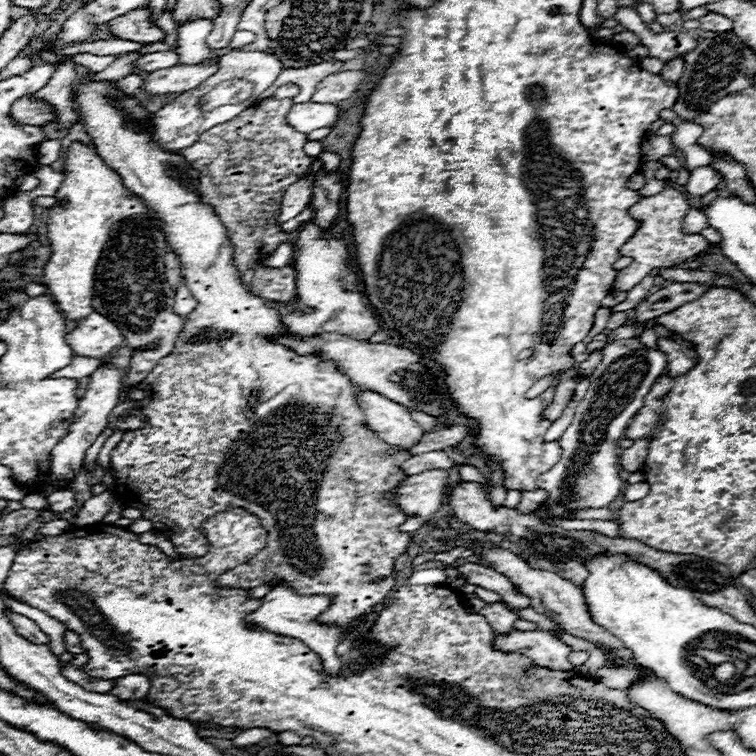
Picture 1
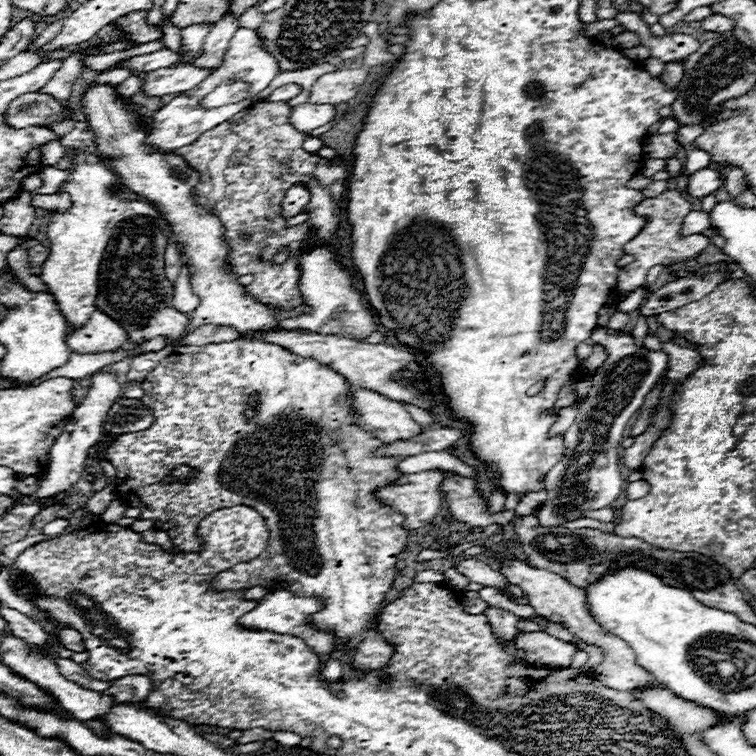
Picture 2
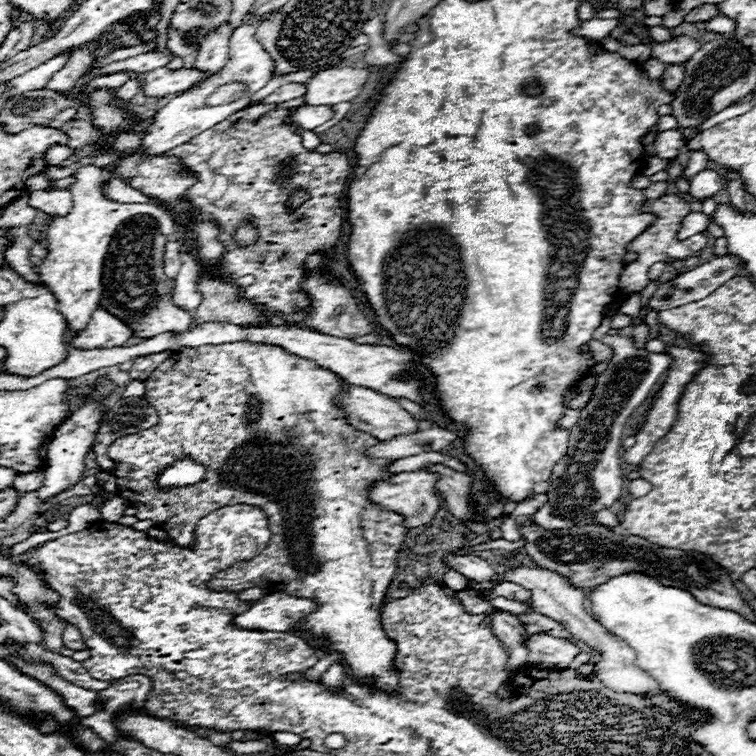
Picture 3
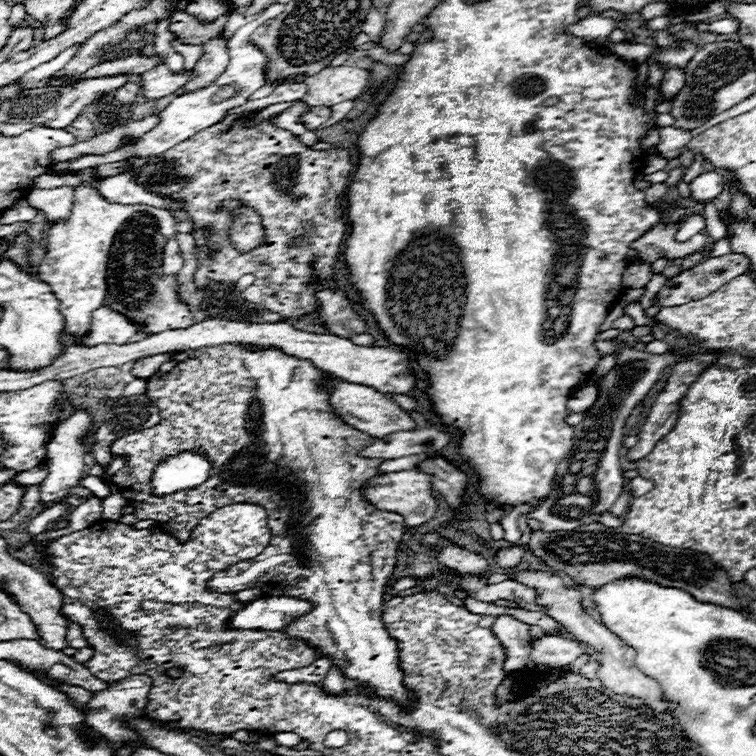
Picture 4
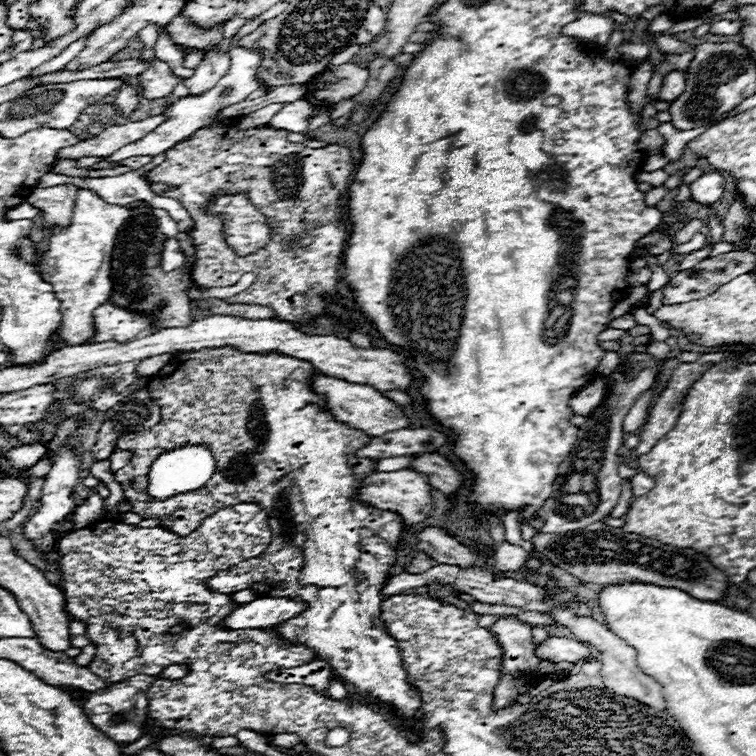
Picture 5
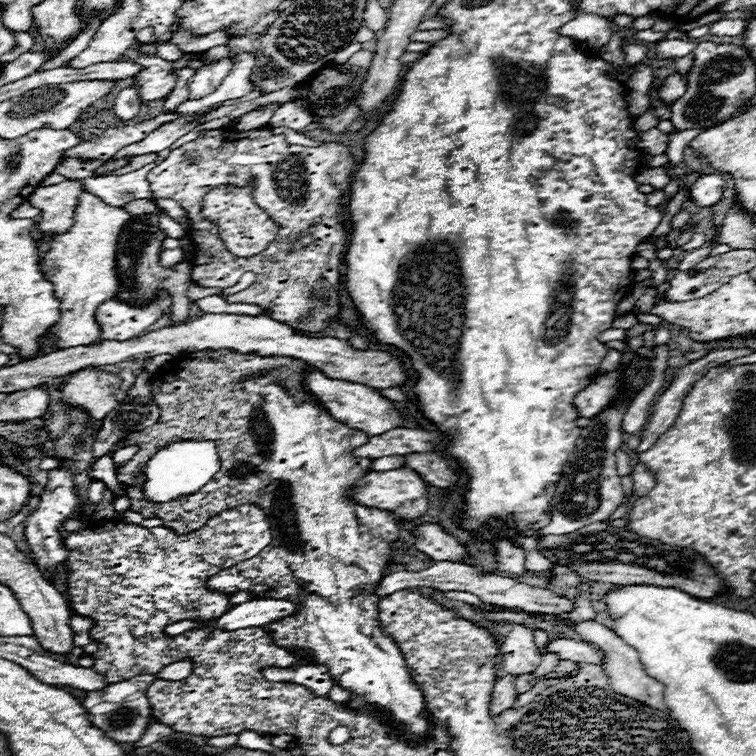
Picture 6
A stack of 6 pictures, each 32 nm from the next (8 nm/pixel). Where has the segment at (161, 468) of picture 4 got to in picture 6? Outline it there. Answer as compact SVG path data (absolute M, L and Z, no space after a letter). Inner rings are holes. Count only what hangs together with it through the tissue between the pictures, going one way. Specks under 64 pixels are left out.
M180 440L170 442L168 446L160 448L150 462L144 466L144 484L142 492L148 502L170 502L180 496L188 496L198 492L202 486L206 486L212 476L220 470L220 458L216 452L216 444L212 440Z

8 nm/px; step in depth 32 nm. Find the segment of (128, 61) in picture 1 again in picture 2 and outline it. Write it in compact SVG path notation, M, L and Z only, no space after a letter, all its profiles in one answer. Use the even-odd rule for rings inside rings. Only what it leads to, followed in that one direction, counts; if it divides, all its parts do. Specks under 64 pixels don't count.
M116 68L116 70L110 70L110 72L102 72L102 74L98 74L98 78L96 78L96 82L92 82L92 84L96 84L96 86L120 86L126 78L130 76L130 70L128 68Z

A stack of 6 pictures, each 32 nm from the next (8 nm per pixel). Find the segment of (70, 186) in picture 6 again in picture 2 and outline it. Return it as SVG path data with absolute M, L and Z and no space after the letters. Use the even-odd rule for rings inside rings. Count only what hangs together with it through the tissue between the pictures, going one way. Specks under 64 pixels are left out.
M62 192L34 194L30 204L34 204L34 208L42 208L46 212L68 212L68 208L72 206L70 196L68 194L62 194Z

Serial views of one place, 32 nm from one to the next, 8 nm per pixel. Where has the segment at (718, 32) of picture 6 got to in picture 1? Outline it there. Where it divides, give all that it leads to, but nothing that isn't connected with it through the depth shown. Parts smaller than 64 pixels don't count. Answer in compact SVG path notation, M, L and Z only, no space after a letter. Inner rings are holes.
M710 12L700 20L700 28L710 30L710 32L730 32L732 30L732 20L728 20L722 14Z

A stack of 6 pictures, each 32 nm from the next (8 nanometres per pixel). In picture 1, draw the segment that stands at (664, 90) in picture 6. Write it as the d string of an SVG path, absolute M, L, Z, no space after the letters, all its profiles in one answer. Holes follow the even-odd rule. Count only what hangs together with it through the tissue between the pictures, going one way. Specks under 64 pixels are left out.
M674 58L674 60L668 60L660 72L660 76L670 82L670 84L676 84L682 76L682 70L684 70L684 60L682 58Z

